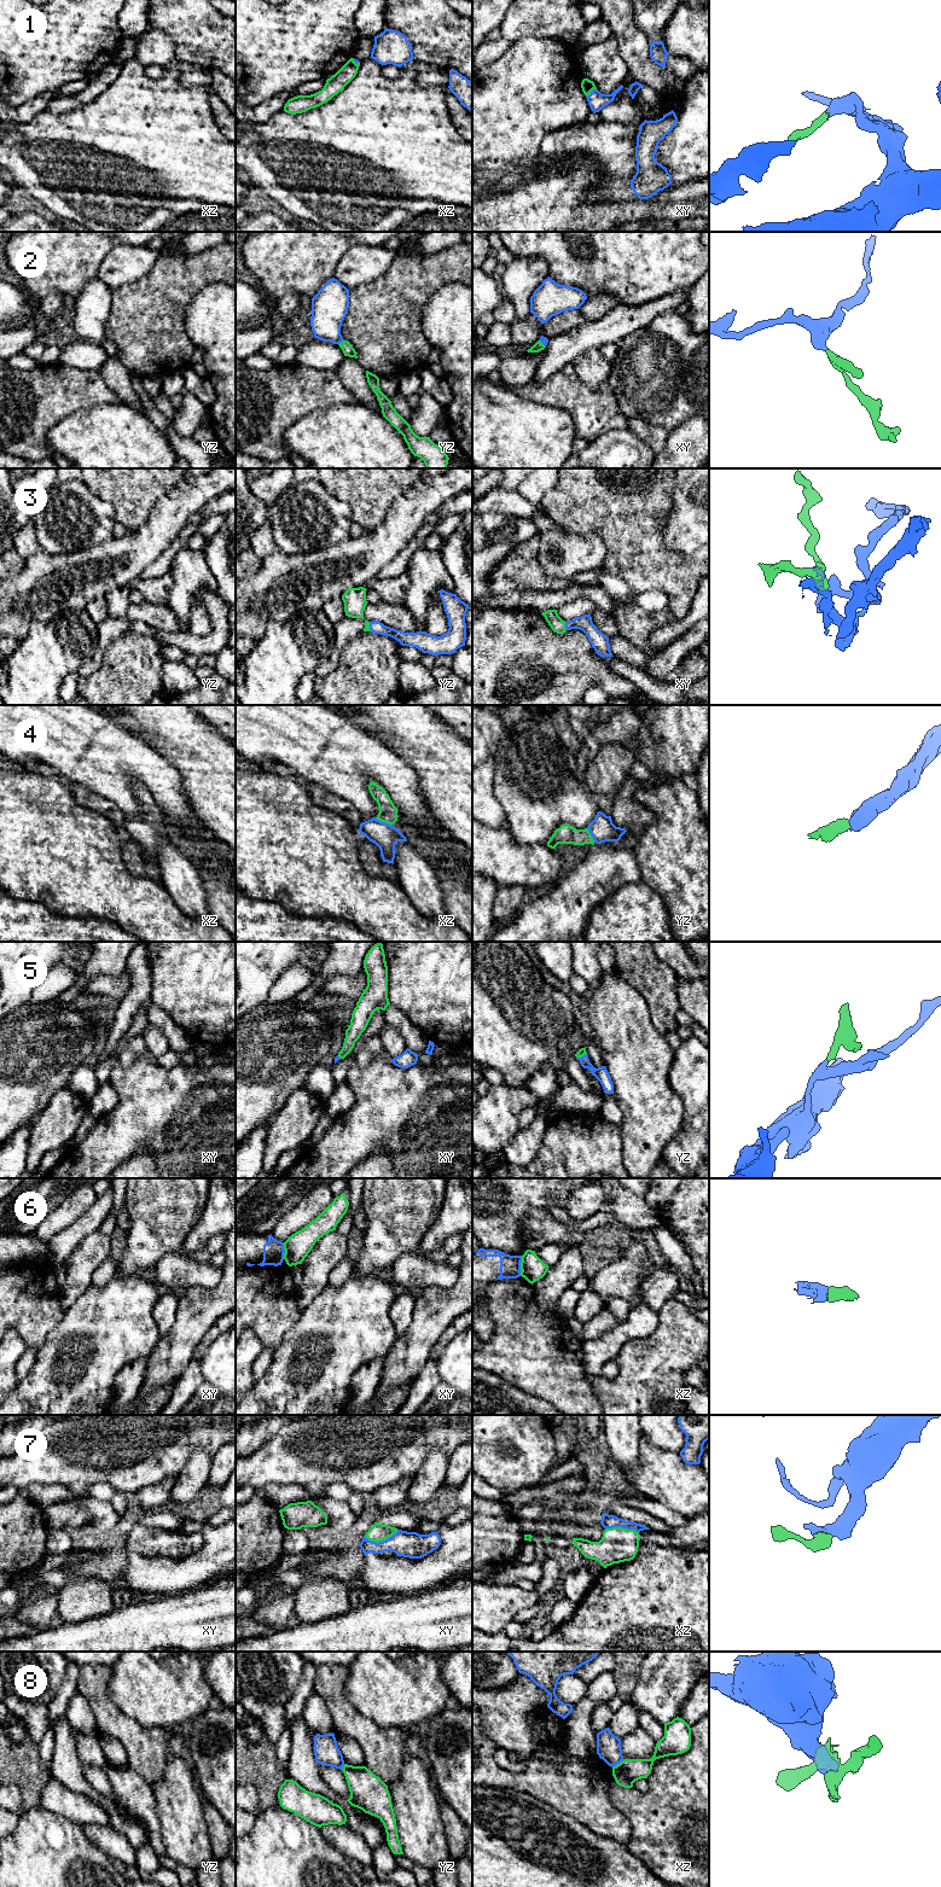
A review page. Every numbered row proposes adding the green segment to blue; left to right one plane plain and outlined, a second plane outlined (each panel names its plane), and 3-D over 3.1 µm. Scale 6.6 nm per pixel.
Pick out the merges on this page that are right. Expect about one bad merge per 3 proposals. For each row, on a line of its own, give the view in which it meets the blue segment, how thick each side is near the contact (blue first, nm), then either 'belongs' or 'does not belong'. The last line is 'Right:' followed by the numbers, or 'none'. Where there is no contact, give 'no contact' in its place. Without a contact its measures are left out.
1: contact in xy; calibres 120 and 90 nm; belongs
2: contact in yz; calibres 240 and 80 nm; belongs
3: contact in yz; calibres 90 and 150 nm; belongs
4: contact in xz; calibres 170 and 130 nm; belongs
5: contact in yz; calibres 90 and 50 nm; belongs
6: contact in xz; calibres 140 and 160 nm; does not belong
7: contact in xy; calibres 180 and 120 nm; belongs
8: contact in xz; calibres 160 and 160 nm; does not belong
Right: 1, 2, 3, 4, 5, 7

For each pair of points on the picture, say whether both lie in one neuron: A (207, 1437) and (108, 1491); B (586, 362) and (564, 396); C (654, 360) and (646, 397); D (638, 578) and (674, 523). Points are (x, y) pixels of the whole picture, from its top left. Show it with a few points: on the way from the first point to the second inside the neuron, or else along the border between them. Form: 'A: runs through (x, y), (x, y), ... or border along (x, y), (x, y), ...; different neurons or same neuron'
A: border along (116, 1490), (104, 1483), (96, 1483), (88, 1495); different neurons
B: border along (574, 373), (591, 388), (598, 388), (605, 382); different neurons
C: runs through (654, 370), (654, 379), (646, 388); same neuron
D: border along (667, 512), (662, 541), (672, 551), (686, 555); different neurons

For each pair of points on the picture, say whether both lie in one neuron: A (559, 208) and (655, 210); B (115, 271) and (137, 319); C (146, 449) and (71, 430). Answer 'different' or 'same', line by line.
A: same
B: different
C: same

